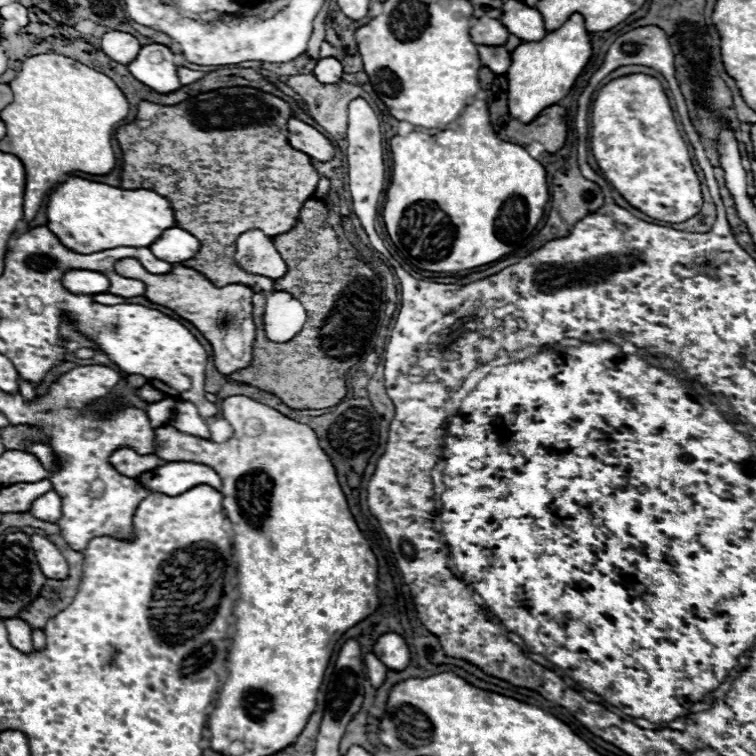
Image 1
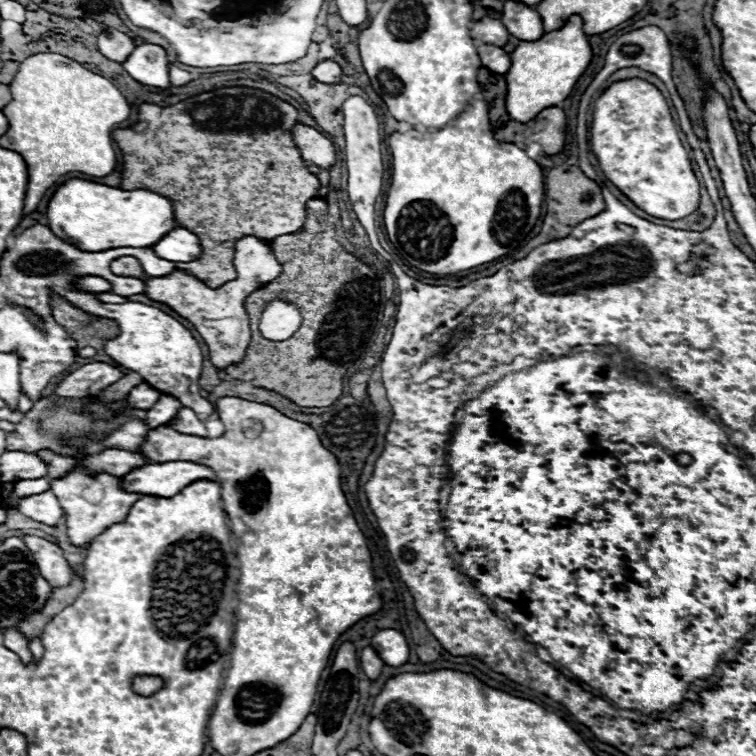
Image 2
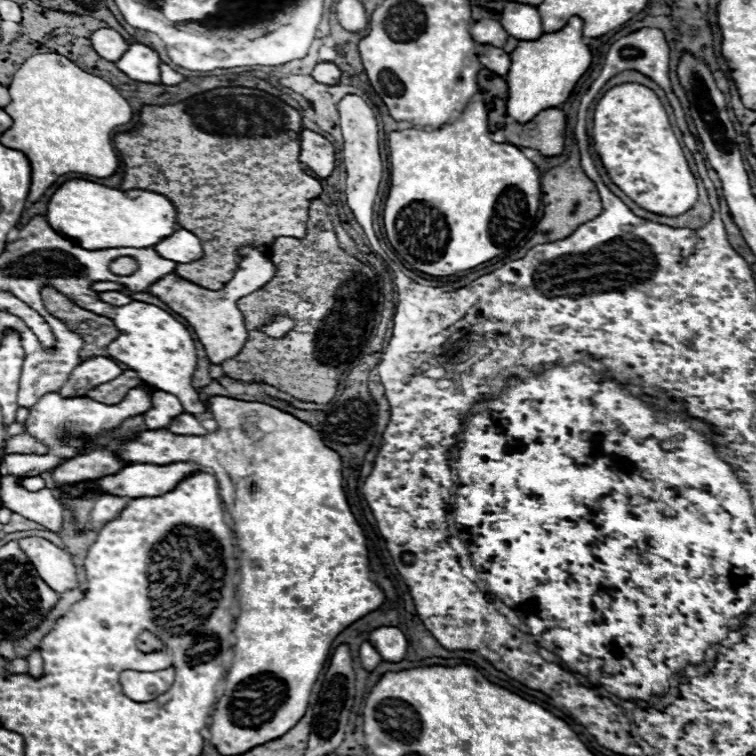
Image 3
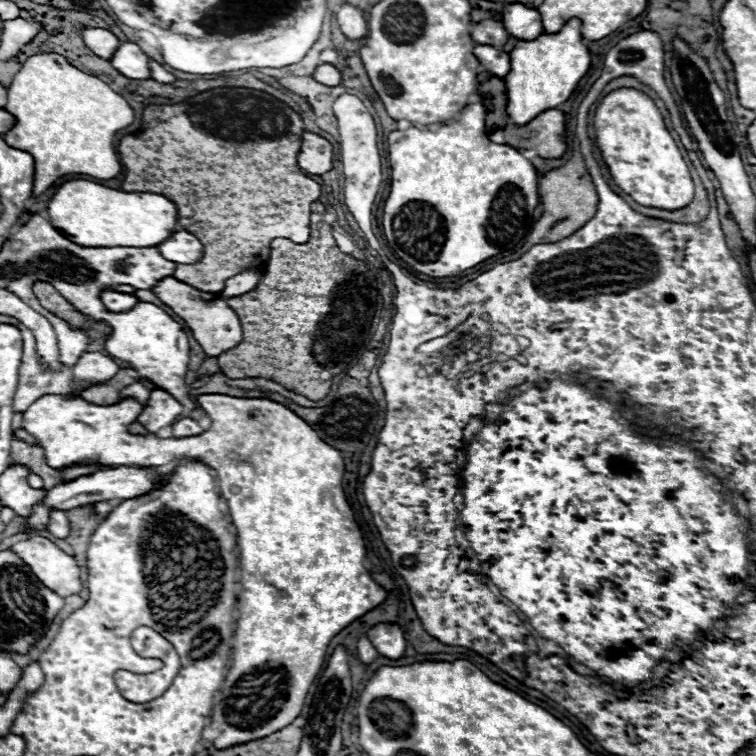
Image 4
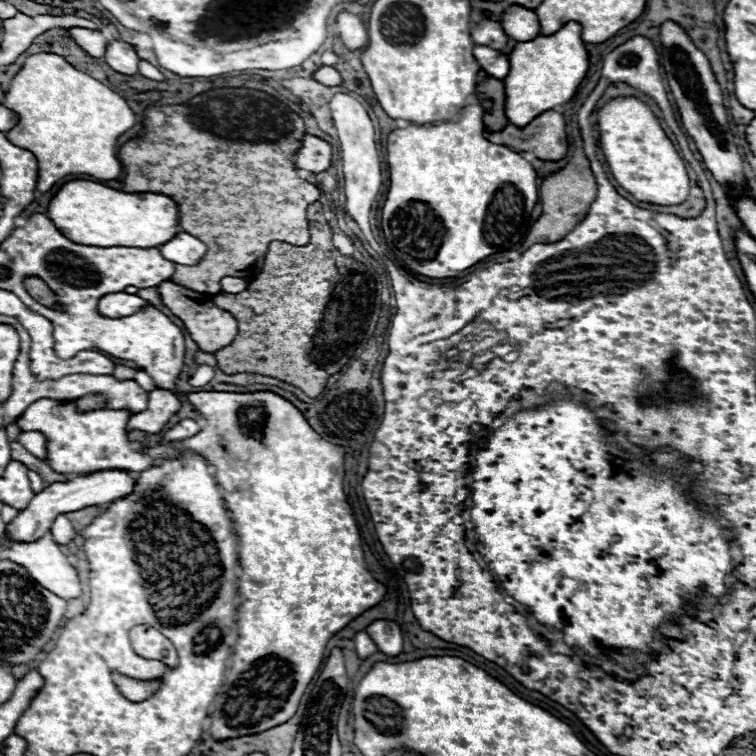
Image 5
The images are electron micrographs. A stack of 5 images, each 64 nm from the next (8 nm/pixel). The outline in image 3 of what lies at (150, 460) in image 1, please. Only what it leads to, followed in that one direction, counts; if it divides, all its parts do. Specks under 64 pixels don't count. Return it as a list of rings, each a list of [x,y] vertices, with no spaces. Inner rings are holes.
[[[102,448],[64,460],[52,470],[52,480],[58,484],[96,480],[120,472],[124,466],[128,466],[128,462],[122,462],[110,448]]]

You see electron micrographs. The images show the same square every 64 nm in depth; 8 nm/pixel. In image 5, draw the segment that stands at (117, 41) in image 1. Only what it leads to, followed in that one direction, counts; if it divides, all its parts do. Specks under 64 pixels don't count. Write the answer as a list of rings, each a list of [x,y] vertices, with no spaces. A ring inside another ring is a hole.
[[[70,28],[72,38],[76,38],[76,42],[80,42],[80,46],[84,46],[84,50],[88,50],[88,54],[102,58],[106,54],[106,48],[110,44],[110,40],[106,40],[106,36],[100,30],[88,30],[88,28]]]

